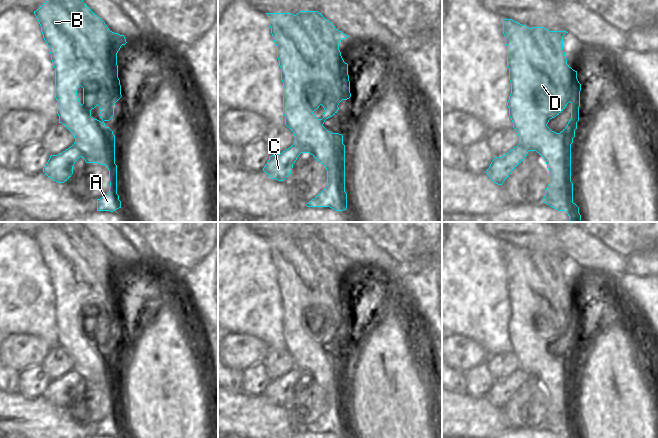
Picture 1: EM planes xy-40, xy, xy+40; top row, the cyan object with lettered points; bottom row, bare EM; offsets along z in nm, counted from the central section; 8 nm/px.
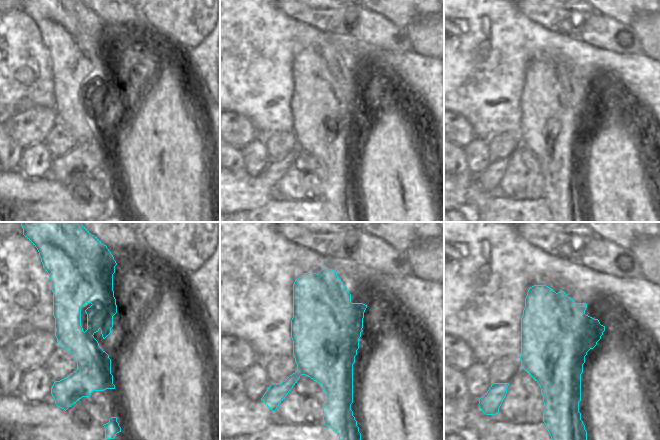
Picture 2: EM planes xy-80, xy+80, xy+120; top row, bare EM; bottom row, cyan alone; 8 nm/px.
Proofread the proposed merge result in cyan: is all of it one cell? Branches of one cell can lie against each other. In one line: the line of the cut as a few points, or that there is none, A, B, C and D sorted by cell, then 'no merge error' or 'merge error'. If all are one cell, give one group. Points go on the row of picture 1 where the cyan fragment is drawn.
xy-40 (73, 144), (80, 150), (81, 156) | A B D / C | merge error

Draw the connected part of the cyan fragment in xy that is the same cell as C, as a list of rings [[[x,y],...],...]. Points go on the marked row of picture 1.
[[[294,143],[278,155],[272,155],[263,171],[272,179],[284,181],[291,174],[293,164],[301,154],[301,148]]]

